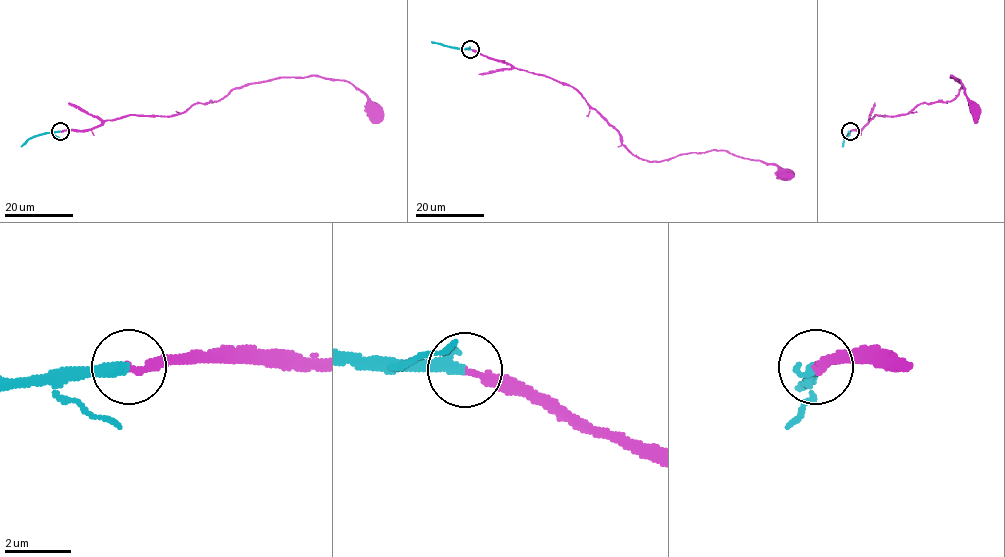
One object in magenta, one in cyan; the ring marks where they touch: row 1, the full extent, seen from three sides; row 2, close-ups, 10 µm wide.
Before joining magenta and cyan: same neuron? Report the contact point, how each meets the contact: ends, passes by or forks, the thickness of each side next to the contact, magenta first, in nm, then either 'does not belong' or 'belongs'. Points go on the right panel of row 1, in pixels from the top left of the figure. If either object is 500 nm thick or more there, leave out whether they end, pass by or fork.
place (850, 131); magenta ends; cyan ends; calibres 240 and 320 nm; belongs

